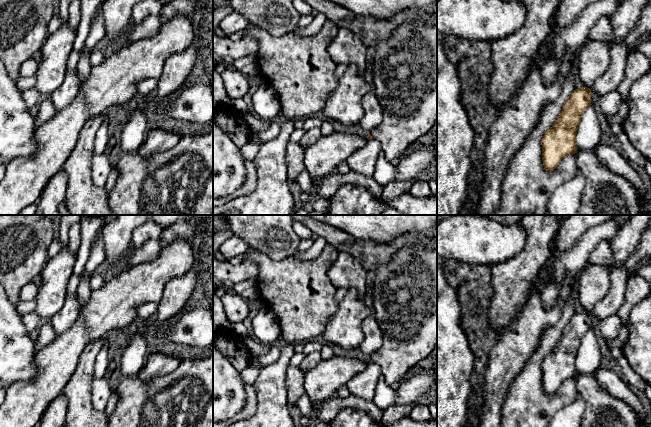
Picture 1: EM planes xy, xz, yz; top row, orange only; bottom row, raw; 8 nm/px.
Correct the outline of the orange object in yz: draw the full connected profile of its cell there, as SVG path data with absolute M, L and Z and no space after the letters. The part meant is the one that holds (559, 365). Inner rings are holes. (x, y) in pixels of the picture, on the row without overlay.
M646 227L642 232L639 244L634 255L623 265L610 272L610 289L606 296L601 299L589 313L583 311L572 316L570 321L564 327L560 339L550 353L548 353L541 365L542 369L542 385L544 393L551 395L555 393L560 385L568 380L573 379L577 375L576 358L578 350L581 346L582 338L591 329L591 321L595 318L600 321L606 317L616 315L621 308L625 293L628 287L629 278L635 274L635 271L651 258L651 228Z

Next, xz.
M370 358L366 362L368 363L366 369L346 385L351 395L361 397L366 401L372 401L382 371Z

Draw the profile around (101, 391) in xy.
M93 378L91 383L91 400L93 407L104 411L113 390L105 378Z

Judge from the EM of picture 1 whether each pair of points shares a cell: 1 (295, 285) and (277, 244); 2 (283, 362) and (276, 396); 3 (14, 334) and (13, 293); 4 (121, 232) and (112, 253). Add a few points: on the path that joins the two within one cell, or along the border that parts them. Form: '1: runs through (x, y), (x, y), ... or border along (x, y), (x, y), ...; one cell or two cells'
1: border along (260, 252), (276, 260), (282, 260), (291, 256); two cells
2: runs through (278, 370), (276, 372), (276, 388); one cell
3: border along (10, 301), (15, 307); two cells
4: runs through (117, 237), (116, 248); one cell

